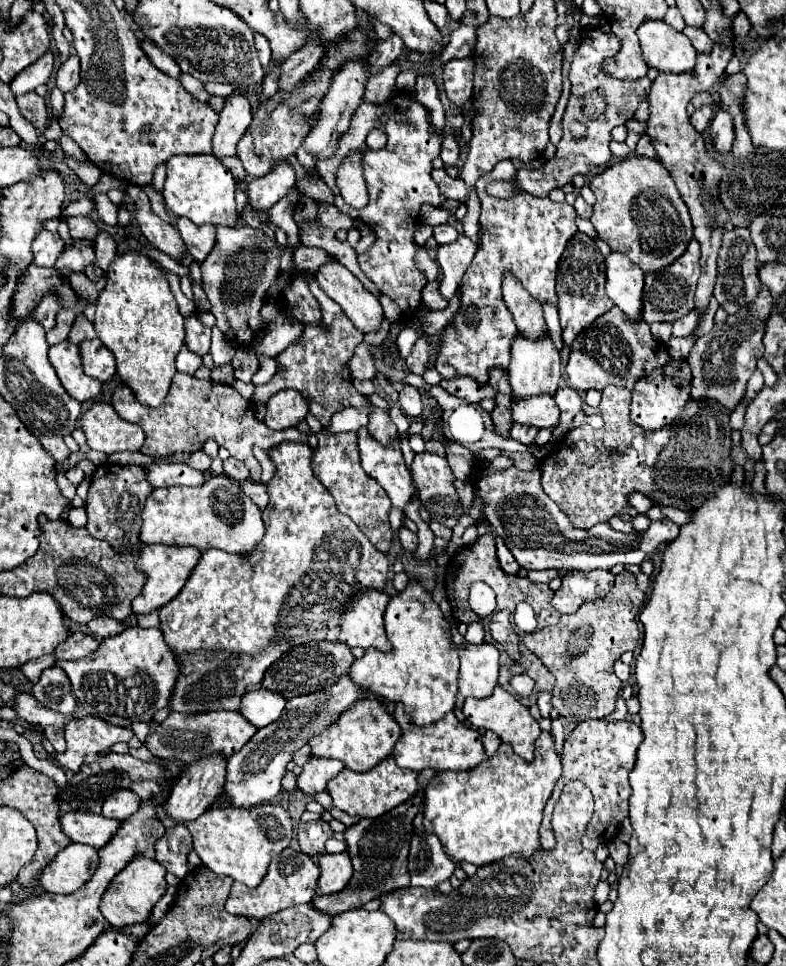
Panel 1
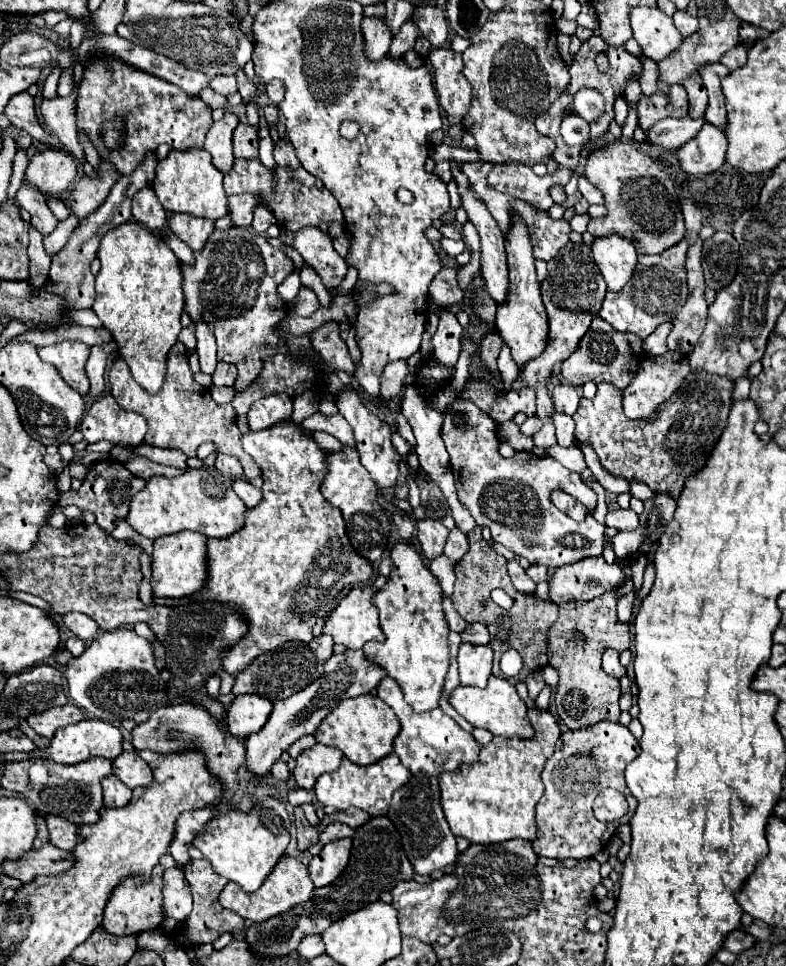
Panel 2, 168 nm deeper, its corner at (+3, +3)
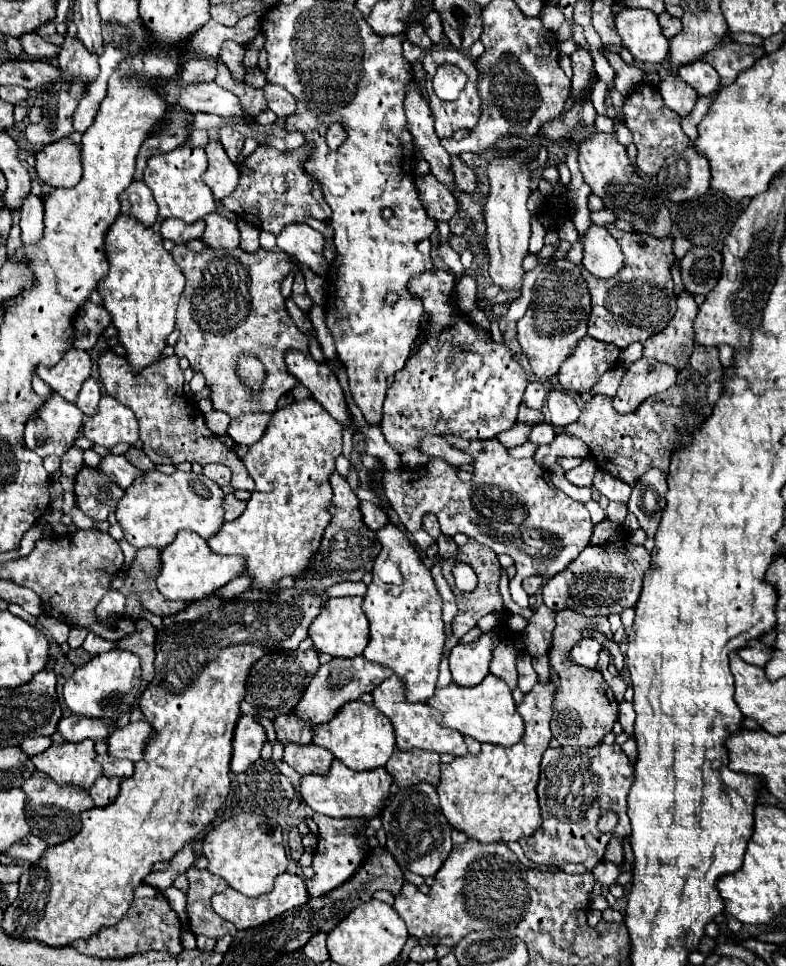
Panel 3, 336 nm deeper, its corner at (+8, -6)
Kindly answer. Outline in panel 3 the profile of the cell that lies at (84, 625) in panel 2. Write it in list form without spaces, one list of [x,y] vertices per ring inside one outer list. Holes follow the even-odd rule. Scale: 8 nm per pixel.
[[[39,615],[39,621],[41,625],[49,631],[49,635],[61,645],[61,643],[67,643],[69,639],[69,625],[63,623],[63,621],[57,621],[53,617],[45,617],[45,615]]]

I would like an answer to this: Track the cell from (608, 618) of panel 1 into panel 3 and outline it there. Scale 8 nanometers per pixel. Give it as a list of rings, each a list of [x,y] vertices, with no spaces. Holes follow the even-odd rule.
[[[571,609],[559,611],[555,621],[557,621],[557,625],[553,629],[551,649],[547,653],[549,665],[559,677],[559,687],[557,687],[555,701],[553,701],[551,731],[553,731],[553,737],[559,741],[559,745],[563,745],[563,747],[565,745],[595,747],[613,729],[613,723],[617,721],[617,715],[619,715],[619,703],[599,671],[583,667],[569,657],[571,657],[571,649],[575,647],[575,641],[587,639],[583,635],[585,627],[591,627],[599,633],[605,633],[605,631],[609,631],[609,621],[607,621],[607,617],[601,617],[601,615],[585,617],[577,611],[571,611]]]

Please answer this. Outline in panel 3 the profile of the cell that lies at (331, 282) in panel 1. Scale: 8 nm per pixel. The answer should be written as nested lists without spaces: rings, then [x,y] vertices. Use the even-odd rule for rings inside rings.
[[[289,225],[289,229],[277,237],[277,247],[281,251],[285,251],[297,263],[307,265],[315,275],[321,277],[325,277],[329,269],[329,263],[323,257],[323,245],[323,235],[309,225]]]

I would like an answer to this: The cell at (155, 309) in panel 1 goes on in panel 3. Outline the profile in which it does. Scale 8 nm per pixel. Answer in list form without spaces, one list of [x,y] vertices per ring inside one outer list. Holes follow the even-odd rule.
[[[119,215],[105,235],[105,259],[109,271],[99,281],[99,295],[111,315],[111,325],[119,331],[117,337],[127,351],[133,373],[141,373],[167,347],[167,337],[175,329],[175,309],[185,287],[185,275],[171,253],[163,249],[161,235],[125,215]]]

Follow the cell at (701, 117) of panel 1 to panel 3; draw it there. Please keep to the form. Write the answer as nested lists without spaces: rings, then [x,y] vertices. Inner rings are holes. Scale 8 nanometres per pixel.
[[[667,77],[665,81],[661,81],[659,93],[663,95],[665,105],[673,109],[679,117],[687,117],[699,99],[697,91],[677,77]]]

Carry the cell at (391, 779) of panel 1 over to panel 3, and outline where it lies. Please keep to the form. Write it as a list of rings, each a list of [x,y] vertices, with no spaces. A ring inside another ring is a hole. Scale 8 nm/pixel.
[[[333,759],[333,765],[327,775],[305,775],[301,779],[301,795],[303,801],[315,811],[329,817],[379,817],[383,805],[387,805],[387,797],[391,795],[393,777],[385,767],[369,769],[369,771],[353,771],[345,767],[341,761]]]

